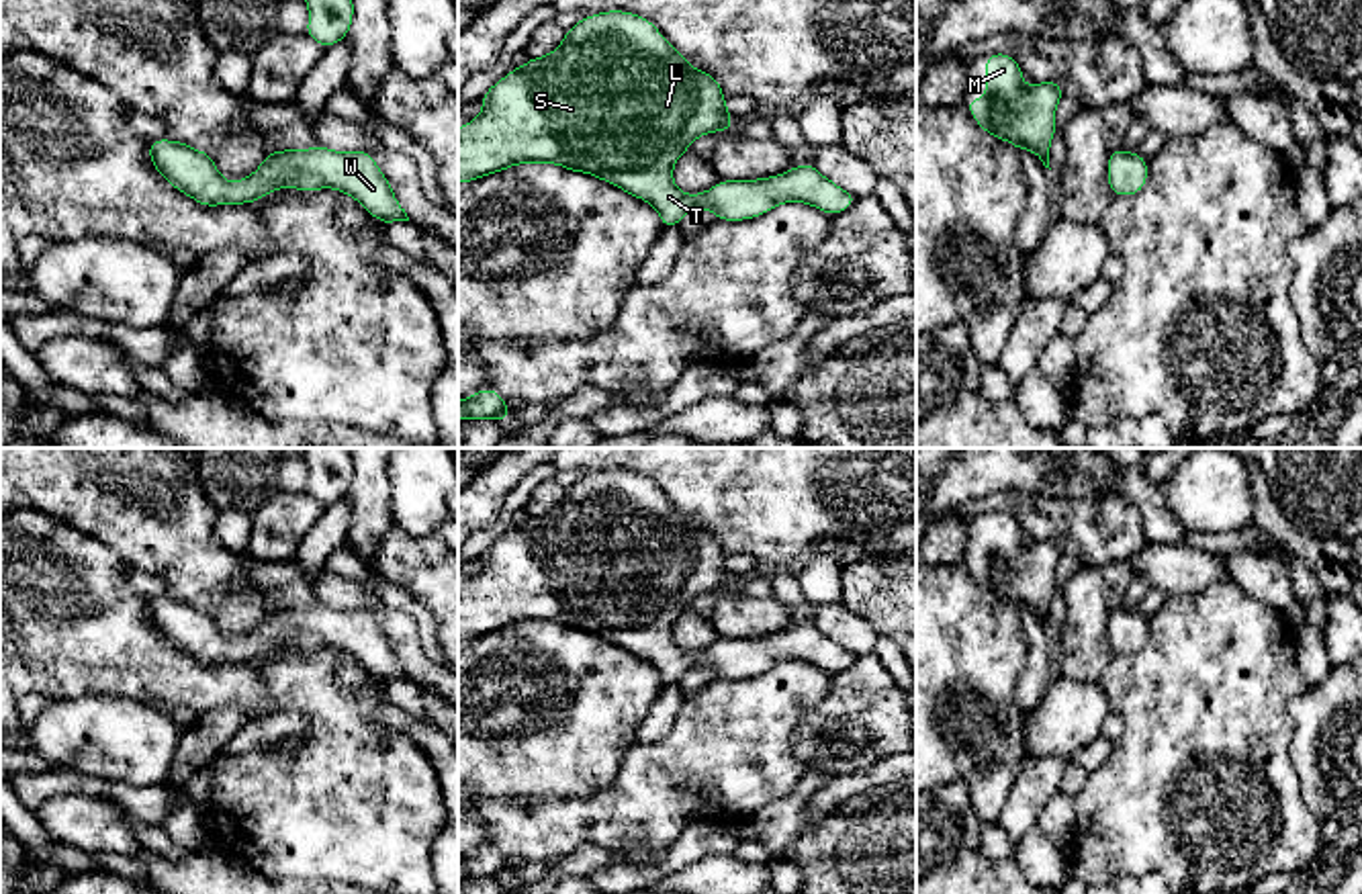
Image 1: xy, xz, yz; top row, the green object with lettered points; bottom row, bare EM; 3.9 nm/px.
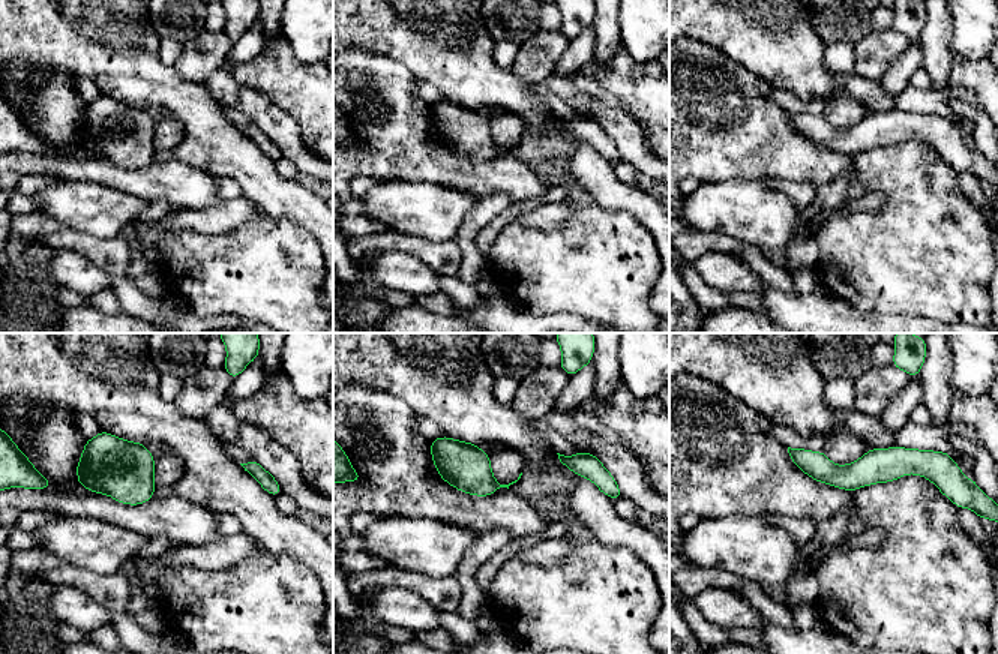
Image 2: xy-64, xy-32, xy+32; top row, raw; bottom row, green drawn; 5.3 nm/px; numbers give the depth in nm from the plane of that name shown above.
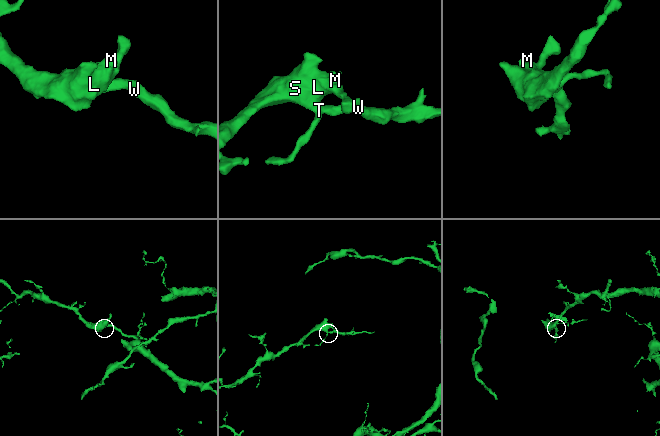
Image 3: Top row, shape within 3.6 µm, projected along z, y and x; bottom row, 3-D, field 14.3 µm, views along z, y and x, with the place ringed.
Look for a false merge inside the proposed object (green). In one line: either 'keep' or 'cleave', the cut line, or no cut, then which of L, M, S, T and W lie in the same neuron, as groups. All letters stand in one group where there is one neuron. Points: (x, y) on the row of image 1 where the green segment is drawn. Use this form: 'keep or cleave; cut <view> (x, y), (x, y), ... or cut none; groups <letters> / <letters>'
keep; cut none; groups L M S T W

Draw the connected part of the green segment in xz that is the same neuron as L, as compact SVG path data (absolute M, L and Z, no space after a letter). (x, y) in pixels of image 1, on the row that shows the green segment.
M634 12L583 16L552 53L513 68L481 102L483 113L458 129L458 184L519 164L556 164L646 200L659 211L663 229L677 227L693 209L714 211L718 221L746 221L783 203L806 203L830 217L857 203L810 162L771 178L720 180L699 194L681 192L673 182L675 162L699 135L726 133L736 123L720 82L691 68L648 18Z

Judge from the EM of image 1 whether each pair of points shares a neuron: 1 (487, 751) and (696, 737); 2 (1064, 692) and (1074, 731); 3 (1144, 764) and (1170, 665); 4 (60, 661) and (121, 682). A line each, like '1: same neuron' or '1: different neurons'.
1: different neurons
2: same neuron
3: same neuron
4: same neuron

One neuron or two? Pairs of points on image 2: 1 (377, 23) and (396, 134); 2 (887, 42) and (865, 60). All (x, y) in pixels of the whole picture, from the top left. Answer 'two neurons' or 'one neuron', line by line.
1: two neurons
2: one neuron

